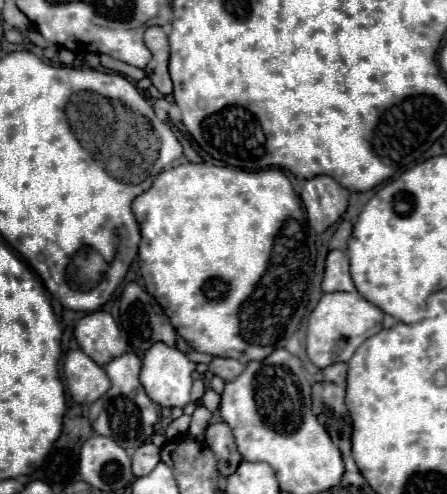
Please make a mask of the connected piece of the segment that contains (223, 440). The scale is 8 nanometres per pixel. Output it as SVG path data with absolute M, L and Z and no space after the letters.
M216 422L216 424L208 426L206 446L214 452L214 456L218 460L218 472L224 476L230 476L242 462L242 456L236 450L232 430L226 422Z

